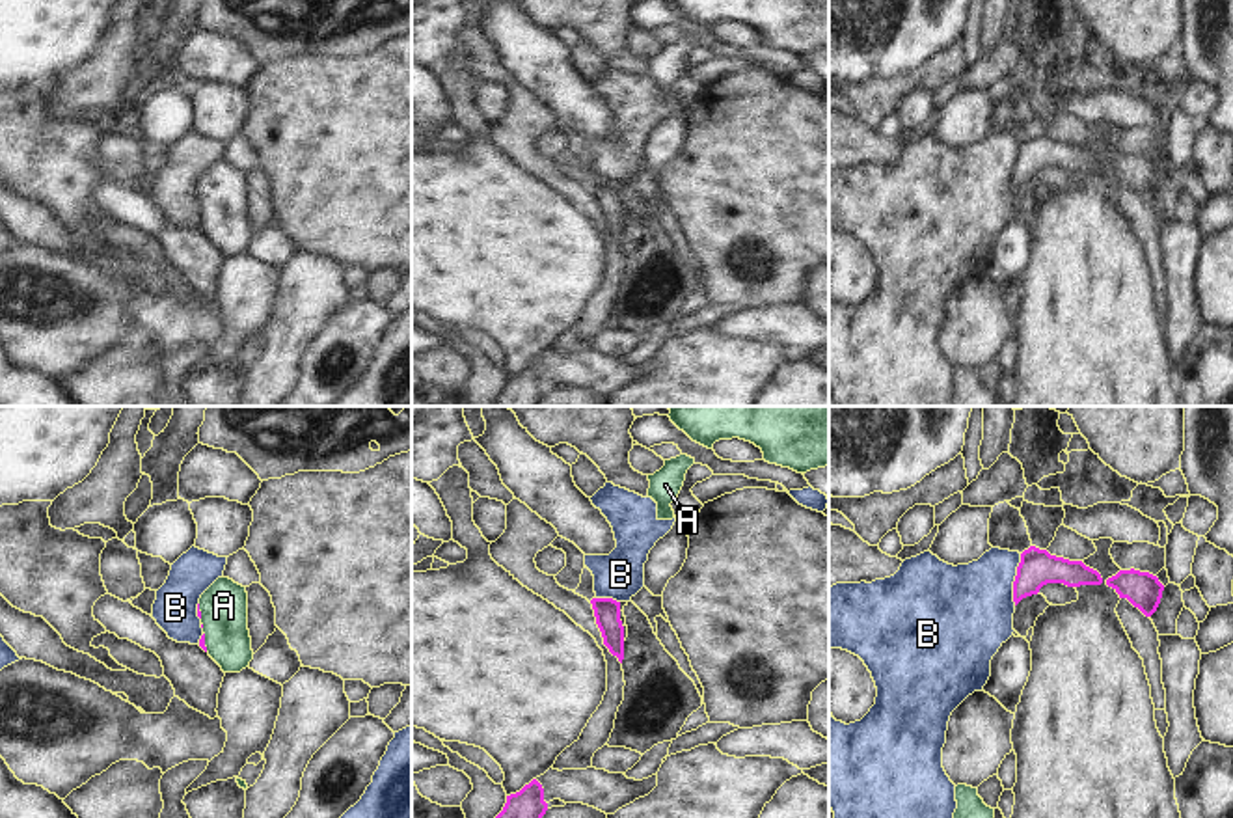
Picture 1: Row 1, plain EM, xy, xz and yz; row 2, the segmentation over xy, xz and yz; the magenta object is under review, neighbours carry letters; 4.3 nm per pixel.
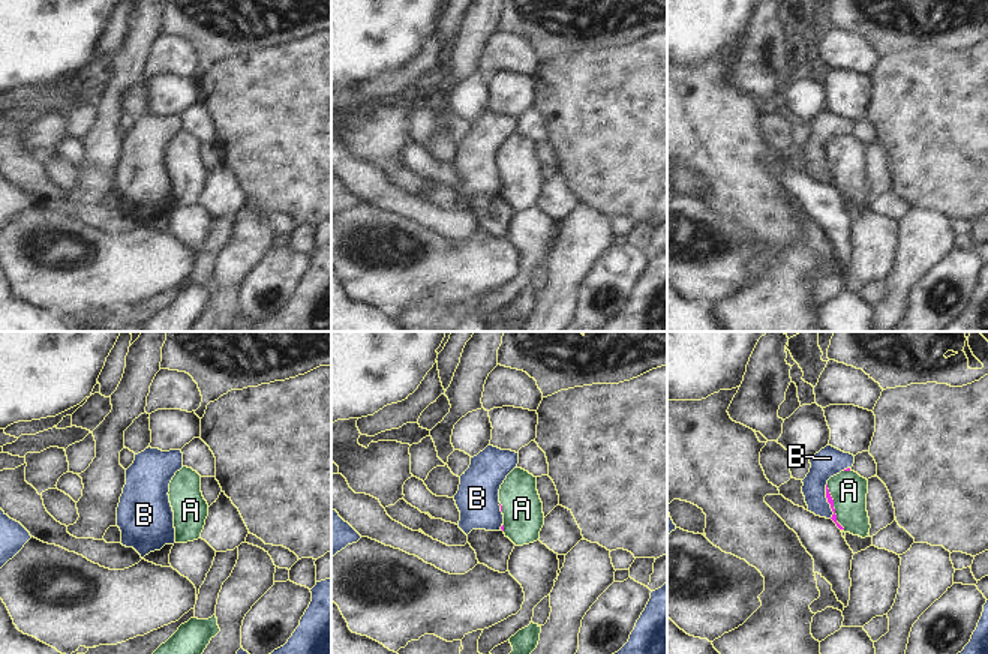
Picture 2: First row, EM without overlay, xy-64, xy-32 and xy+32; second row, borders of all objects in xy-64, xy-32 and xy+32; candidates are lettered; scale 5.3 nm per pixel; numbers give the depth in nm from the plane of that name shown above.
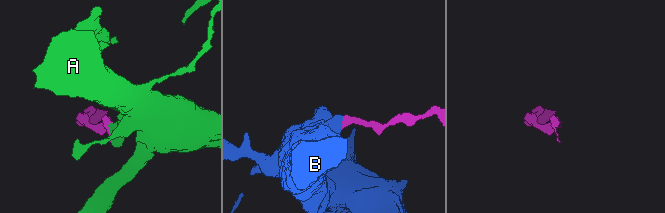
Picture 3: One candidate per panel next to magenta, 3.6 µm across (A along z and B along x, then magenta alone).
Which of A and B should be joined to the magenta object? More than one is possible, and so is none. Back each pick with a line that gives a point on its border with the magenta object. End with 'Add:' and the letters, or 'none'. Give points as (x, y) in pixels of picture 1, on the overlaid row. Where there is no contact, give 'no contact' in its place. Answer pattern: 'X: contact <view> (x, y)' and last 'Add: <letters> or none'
A: contact xy (203, 641)
Add: A

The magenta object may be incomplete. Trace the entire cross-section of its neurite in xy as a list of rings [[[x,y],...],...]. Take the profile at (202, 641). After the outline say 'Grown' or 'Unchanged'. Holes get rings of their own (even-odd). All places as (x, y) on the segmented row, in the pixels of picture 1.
[[[218,578],[199,598],[197,617],[203,635],[199,647],[224,673],[240,673],[253,660],[248,630],[246,587],[229,578]]]. Grown

